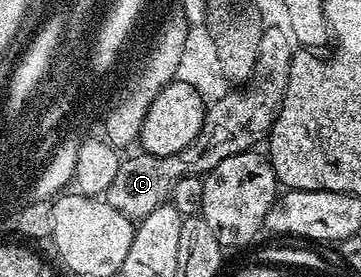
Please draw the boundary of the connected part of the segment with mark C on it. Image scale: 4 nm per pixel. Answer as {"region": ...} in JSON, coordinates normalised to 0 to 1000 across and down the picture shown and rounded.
{"region":[[[740,94],[720,134],[720,191],[709,202],[709,249],[668,318],[662,343],[618,336],[573,383],[560,477],[499,552],[465,552],[465,567],[380,552],[363,574],[341,570],[321,610],[310,668],[299,668],[288,729],[310,740],[343,783],[374,798],[410,783],[421,755],[474,715],[488,653],[510,639],[571,635],[587,606],[609,596],[620,567],[701,545],[748,480],[748,455],[770,419],[770,383],[798,307],[798,264],[814,217],[817,159],[789,108]]]}

